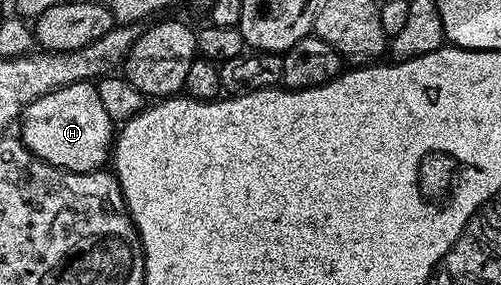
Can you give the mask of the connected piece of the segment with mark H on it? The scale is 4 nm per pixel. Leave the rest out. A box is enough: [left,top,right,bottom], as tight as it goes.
[19,82,115,172]

